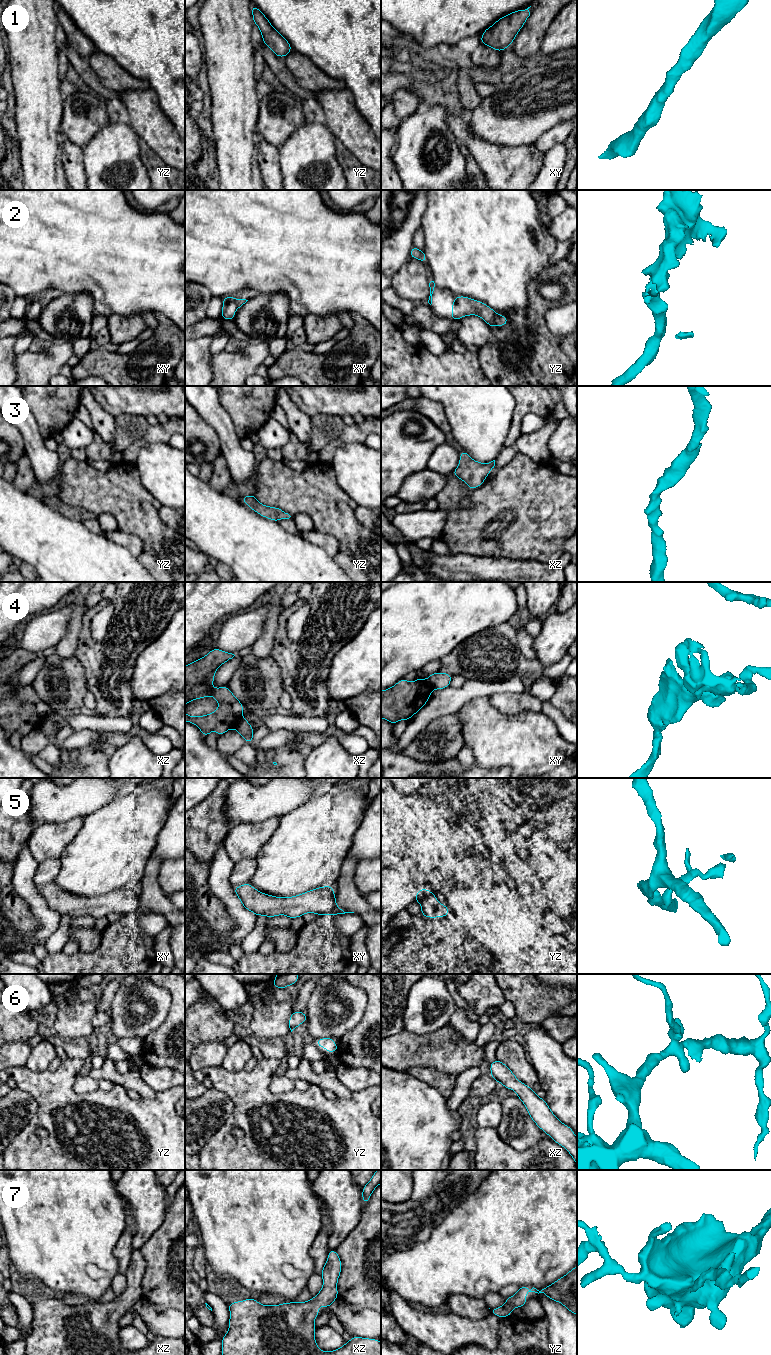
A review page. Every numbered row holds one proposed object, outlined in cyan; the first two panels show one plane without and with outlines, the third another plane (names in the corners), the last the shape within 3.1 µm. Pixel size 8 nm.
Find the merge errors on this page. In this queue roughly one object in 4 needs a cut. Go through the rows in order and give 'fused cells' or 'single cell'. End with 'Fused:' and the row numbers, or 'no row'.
1: single cell
2: single cell
3: single cell
4: fused cells
5: single cell
6: single cell
7: single cell
Fused: 4

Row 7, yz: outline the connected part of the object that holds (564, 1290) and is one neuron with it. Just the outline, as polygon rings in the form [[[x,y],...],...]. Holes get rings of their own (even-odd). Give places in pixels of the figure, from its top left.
[[[577,1265],[541,1291],[534,1287],[529,1290],[527,1286],[522,1286],[512,1297],[505,1298],[506,1303],[503,1306],[489,1309],[493,1315],[500,1318],[509,1317],[514,1307],[521,1308],[527,1303],[526,1294],[528,1292],[543,1293],[551,1300],[561,1303],[577,1316]]]

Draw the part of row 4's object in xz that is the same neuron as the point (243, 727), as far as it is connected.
[[[244,717],[240,718],[239,722],[234,726],[234,729],[245,739],[246,743],[253,742],[255,730]]]

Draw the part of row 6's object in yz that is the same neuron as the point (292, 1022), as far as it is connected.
[[[294,1011],[290,1016],[288,1022],[291,1032],[307,1020],[308,1020],[307,1014],[305,1015],[302,1011]]]

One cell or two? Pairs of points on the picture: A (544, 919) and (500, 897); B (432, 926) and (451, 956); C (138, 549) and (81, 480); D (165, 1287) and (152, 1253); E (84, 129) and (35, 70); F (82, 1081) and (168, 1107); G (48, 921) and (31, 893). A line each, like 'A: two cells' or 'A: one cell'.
A: two cells
B: one cell
C: two cells
D: one cell
E: two cells
F: two cells
G: one cell

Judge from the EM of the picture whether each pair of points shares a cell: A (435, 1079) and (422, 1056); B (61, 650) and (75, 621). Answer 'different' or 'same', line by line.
A: different
B: same

